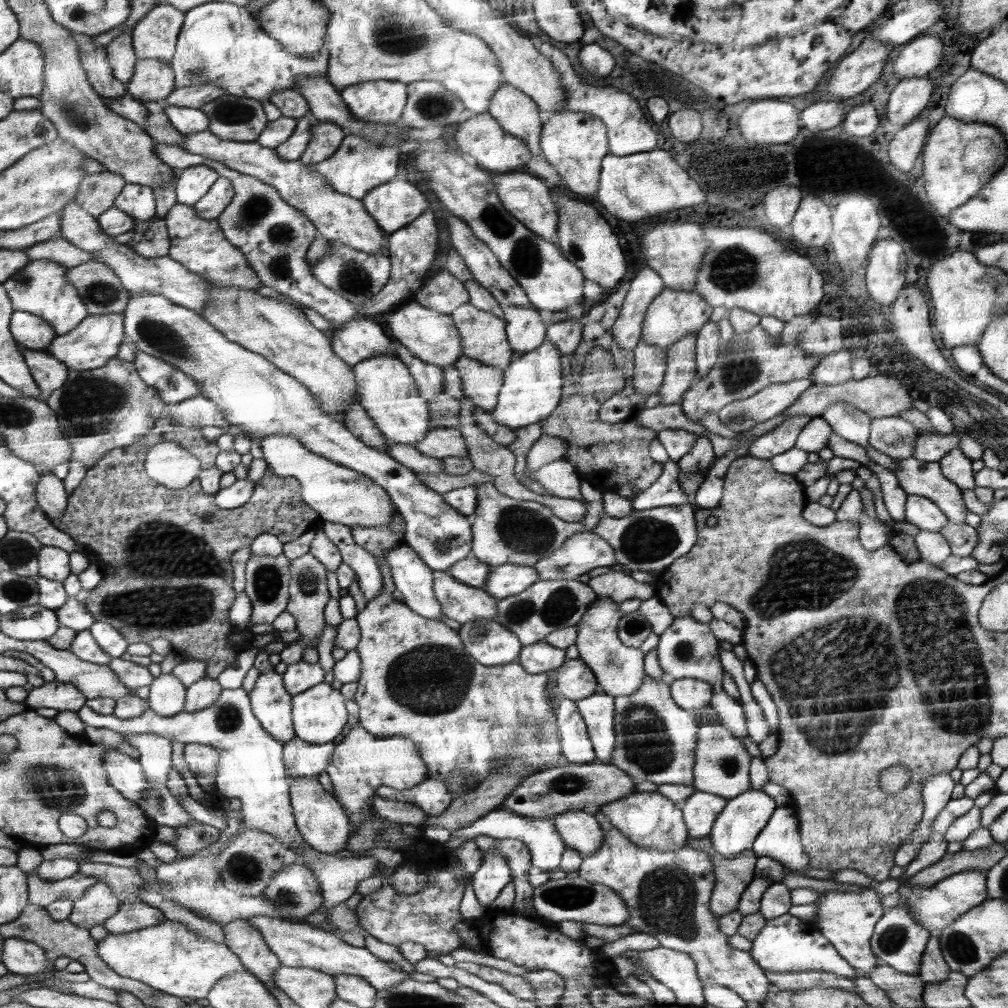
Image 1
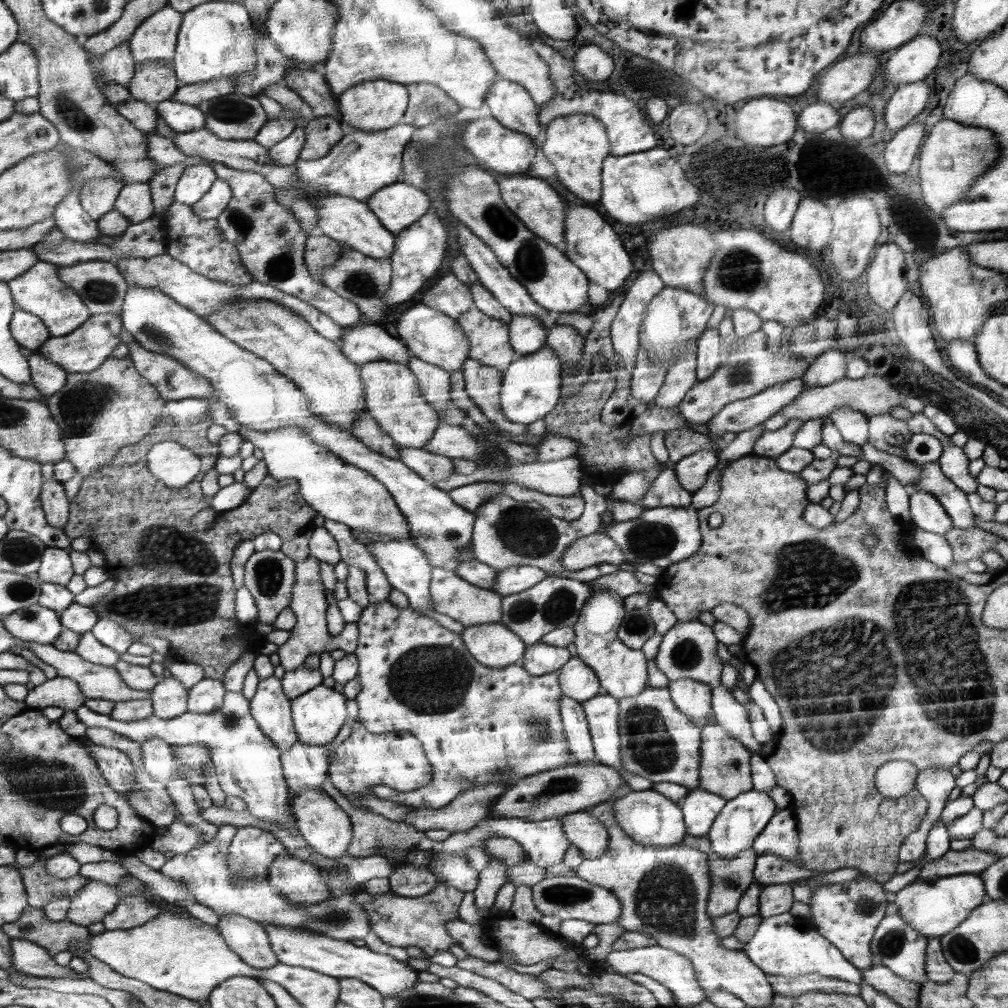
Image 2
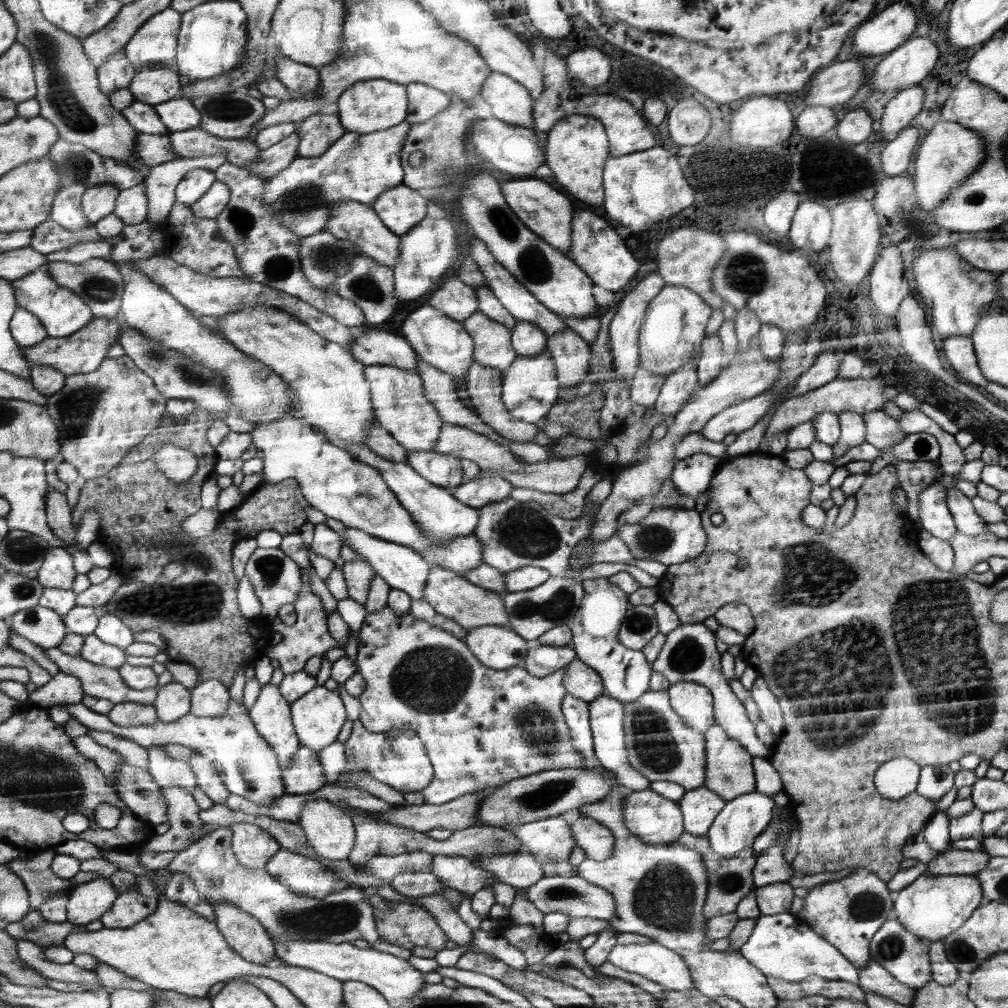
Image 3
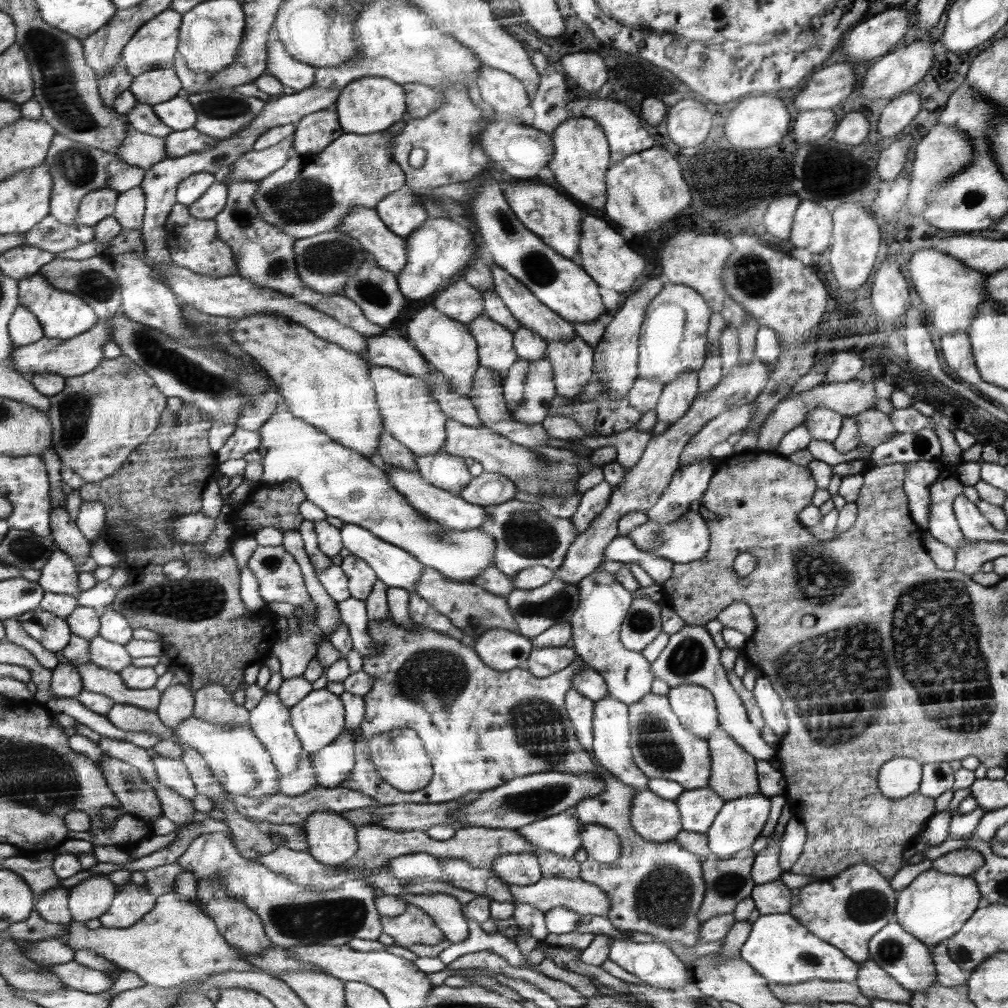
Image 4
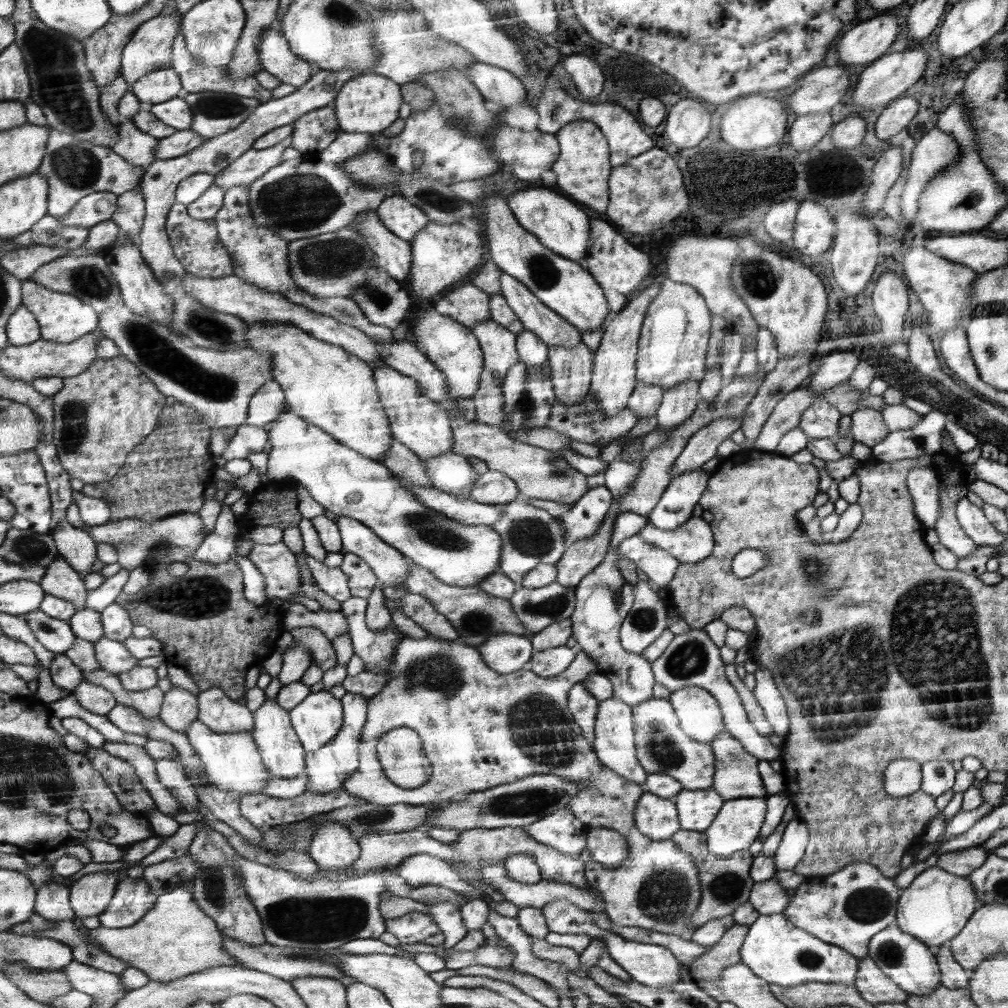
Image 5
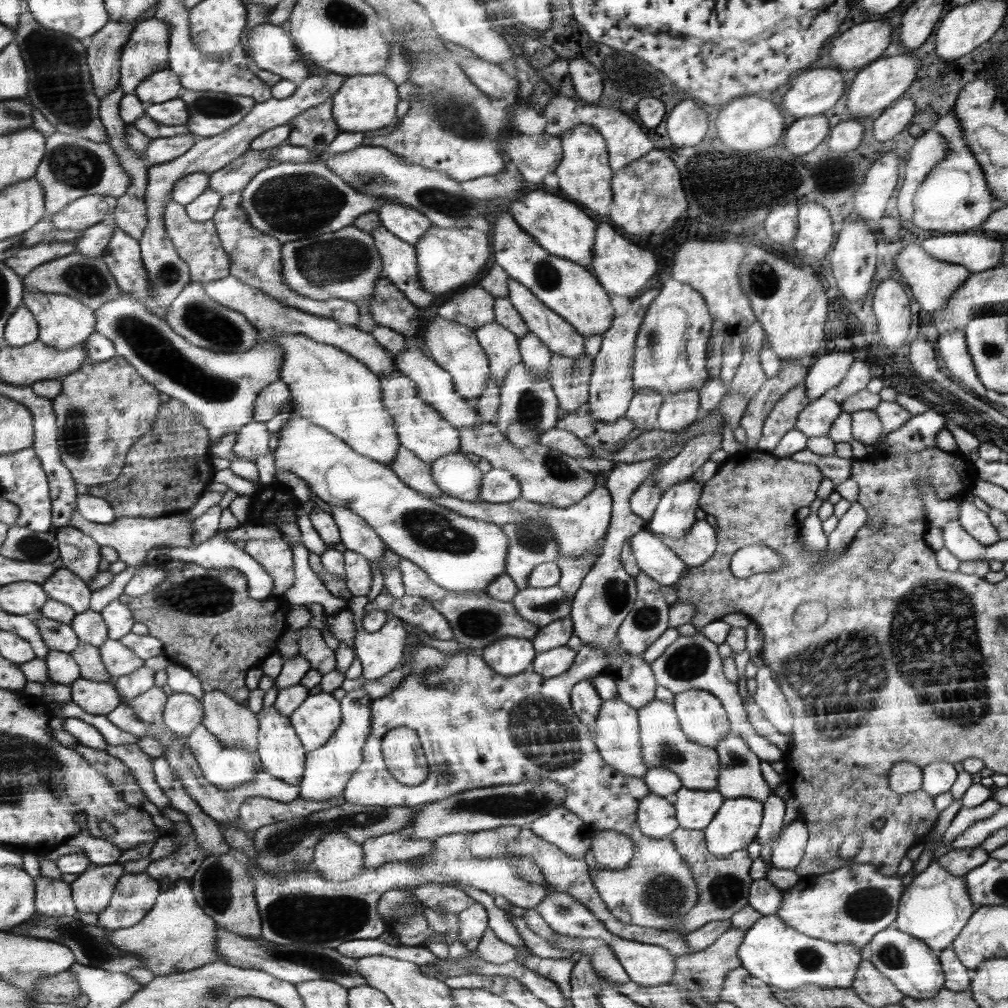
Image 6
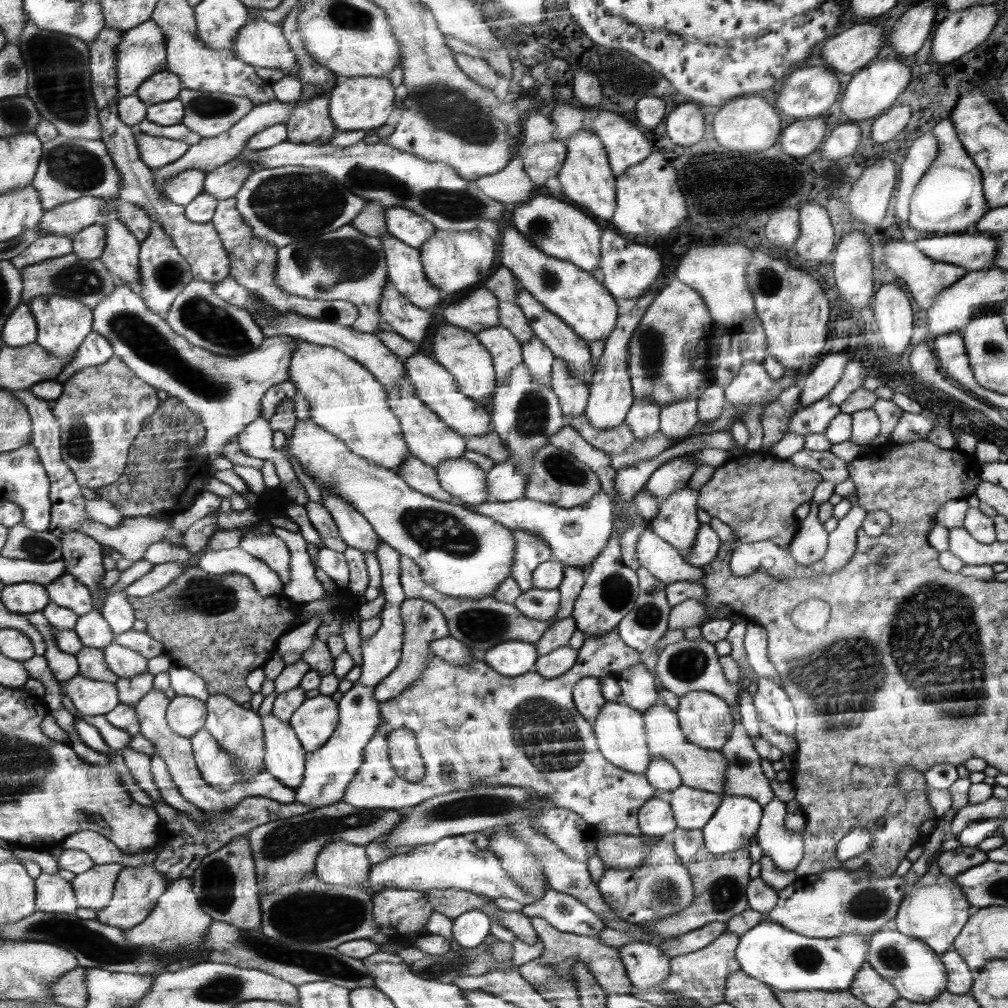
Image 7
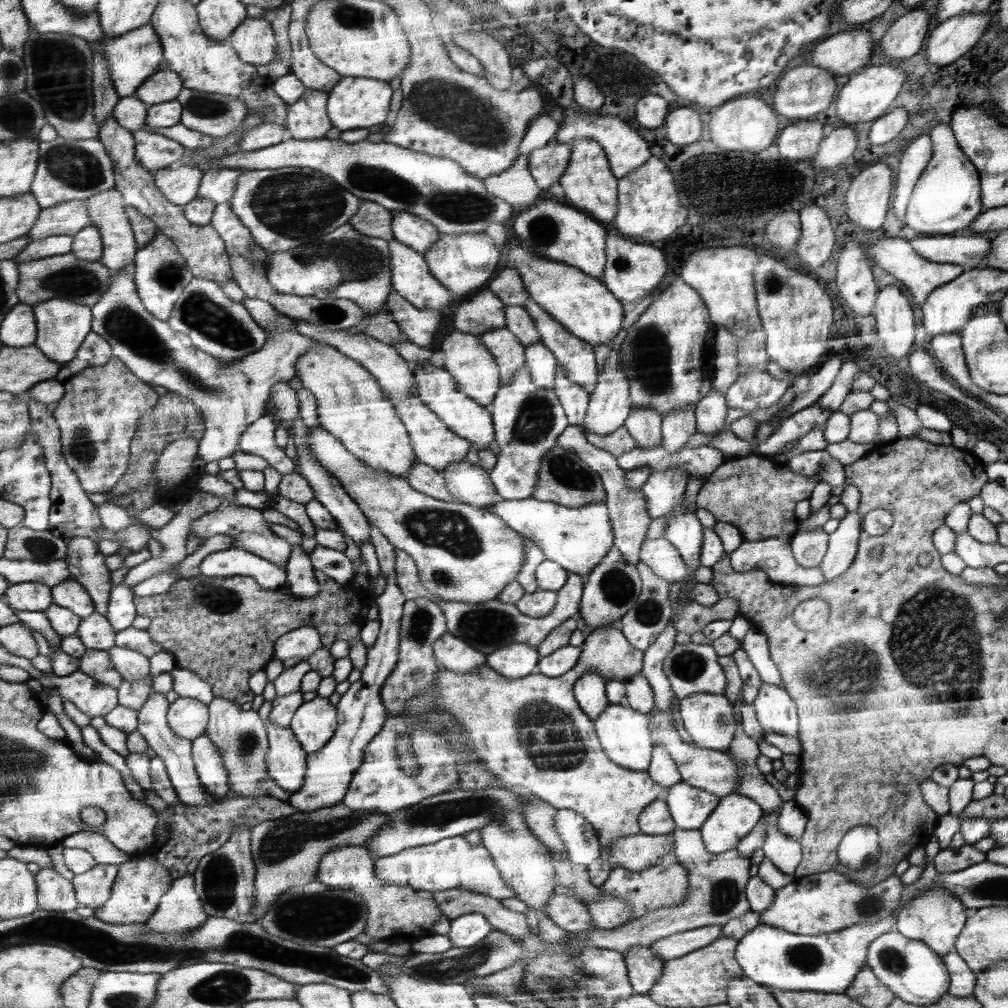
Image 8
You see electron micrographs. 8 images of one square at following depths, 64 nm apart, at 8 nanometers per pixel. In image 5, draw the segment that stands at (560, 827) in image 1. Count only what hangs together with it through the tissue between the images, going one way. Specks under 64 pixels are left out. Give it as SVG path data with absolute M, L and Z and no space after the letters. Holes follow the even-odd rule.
M591 828L587 835L586 849L592 855L592 865L620 867L629 859L627 838L616 830Z

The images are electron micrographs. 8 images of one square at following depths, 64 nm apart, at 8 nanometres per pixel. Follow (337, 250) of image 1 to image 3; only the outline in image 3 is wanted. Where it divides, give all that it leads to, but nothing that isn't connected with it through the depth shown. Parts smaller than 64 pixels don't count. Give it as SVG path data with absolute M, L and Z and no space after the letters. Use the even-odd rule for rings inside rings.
M364 254L356 256L352 260L348 272L334 280L331 290L338 295L342 295L342 298L347 298L357 303L364 311L366 320L377 327L387 324L390 316L395 314L396 308L400 303L398 297L394 295L393 269L390 266L382 266L381 263Z

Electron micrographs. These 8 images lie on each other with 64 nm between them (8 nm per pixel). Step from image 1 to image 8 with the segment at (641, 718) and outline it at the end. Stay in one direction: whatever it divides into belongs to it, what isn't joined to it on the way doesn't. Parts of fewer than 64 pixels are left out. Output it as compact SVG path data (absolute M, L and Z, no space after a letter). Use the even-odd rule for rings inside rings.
M653 709L648 716L650 734L652 734L655 748L666 749L674 757L682 781L686 781L695 787L700 787L702 790L710 791L720 798L734 793L734 790L738 788L736 776L738 767L726 752L704 749L698 746L693 747L685 743L680 738L678 730L674 727L674 720L664 716L660 710Z

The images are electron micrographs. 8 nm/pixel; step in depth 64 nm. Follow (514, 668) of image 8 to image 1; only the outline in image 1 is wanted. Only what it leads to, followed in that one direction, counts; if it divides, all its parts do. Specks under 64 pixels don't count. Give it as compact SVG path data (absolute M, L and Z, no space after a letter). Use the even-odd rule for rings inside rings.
M479 619L465 623L460 626L458 634L464 648L484 666L517 661L524 648L518 635L496 620Z

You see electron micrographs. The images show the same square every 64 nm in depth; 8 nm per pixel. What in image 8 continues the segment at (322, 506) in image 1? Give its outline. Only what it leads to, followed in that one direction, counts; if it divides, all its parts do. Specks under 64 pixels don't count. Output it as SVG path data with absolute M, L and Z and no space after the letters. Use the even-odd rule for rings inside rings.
M308 428L308 447L317 462L333 474L346 490L346 494L358 503L369 523L376 525L394 548L406 551L415 560L418 578L421 579L422 586L430 590L432 596L444 602L478 604L496 599L506 584L510 584L512 580L516 581L526 556L524 539L520 532L506 525L500 515L484 507L475 507L458 500L446 502L418 492L405 478L382 473L357 460L354 454L346 450L341 439L322 428Z

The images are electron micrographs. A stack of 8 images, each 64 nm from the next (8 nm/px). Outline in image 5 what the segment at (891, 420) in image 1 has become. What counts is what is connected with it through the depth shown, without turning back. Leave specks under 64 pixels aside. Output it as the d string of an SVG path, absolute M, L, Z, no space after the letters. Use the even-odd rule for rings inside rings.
M872 408L854 412L851 415L851 428L852 438L869 447L882 442L890 433L890 430L887 430L886 424L882 421L881 412Z

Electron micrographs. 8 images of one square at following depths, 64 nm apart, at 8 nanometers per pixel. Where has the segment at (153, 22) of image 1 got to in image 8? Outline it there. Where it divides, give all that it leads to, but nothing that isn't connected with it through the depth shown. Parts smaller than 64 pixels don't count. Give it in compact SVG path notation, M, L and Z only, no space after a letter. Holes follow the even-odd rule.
M146 24L138 30L119 37L103 39L100 49L108 60L108 68L112 70L112 80L122 99L135 96L141 86L160 71L162 60L166 60L165 46L158 30L154 28L154 24Z

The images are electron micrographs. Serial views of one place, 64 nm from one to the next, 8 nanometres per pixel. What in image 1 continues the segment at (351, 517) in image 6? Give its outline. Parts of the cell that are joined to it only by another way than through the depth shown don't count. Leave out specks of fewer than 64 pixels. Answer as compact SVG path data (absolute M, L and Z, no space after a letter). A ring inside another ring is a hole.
M404 542L392 549L384 549L384 560L392 570L396 592L402 592L402 603L426 619L441 621L444 615L434 596L433 570L424 559Z

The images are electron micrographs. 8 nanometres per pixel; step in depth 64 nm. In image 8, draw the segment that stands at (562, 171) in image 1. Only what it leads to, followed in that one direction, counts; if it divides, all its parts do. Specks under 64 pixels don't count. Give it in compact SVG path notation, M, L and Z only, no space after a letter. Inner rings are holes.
M588 138L574 140L571 144L572 155L564 174L558 180L564 188L568 203L578 206L578 209L598 220L606 220L606 222L614 220L618 214L617 186L620 179L613 174L604 148L596 140L588 140Z

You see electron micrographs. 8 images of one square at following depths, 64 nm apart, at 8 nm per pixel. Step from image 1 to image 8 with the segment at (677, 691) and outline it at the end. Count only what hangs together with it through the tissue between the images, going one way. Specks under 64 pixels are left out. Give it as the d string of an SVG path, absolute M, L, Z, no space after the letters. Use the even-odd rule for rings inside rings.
M694 693L680 699L680 716L698 747L725 751L734 740L733 704L723 694Z

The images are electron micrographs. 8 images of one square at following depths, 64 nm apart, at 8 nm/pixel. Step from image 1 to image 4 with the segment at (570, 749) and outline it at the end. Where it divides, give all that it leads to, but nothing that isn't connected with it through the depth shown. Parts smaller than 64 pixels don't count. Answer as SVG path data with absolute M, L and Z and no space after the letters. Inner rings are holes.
M570 689L565 696L565 707L568 711L568 719L576 729L578 743L582 749L593 755L593 715L596 702L578 692L578 689Z

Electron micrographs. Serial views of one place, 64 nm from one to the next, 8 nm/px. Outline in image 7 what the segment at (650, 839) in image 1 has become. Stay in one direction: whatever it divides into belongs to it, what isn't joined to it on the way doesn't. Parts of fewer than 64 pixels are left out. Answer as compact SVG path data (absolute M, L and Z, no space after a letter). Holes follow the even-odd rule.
M658 797L650 798L642 808L639 823L641 834L652 838L670 838L677 829L672 807Z

